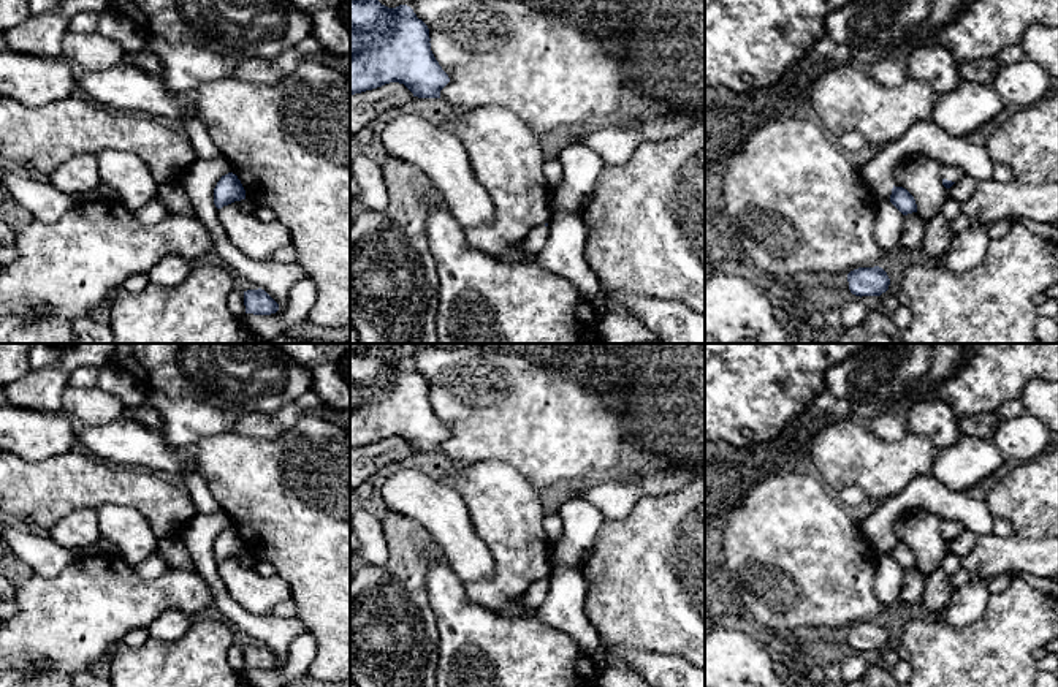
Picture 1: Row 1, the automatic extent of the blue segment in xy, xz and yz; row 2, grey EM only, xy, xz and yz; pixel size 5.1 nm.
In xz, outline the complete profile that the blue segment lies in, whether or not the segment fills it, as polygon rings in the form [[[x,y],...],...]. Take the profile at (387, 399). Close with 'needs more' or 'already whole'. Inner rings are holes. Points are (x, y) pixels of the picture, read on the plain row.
[[[350,355],[350,450],[399,437],[413,451],[440,453],[450,432],[429,396],[428,380],[410,361]]] | already whole

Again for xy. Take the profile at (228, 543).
[[[228,527],[220,532],[214,543],[214,559],[217,564],[234,556],[245,554],[245,545],[236,529]]] | already whole

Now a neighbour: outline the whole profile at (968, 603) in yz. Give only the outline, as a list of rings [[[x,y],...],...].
[[[971,579],[955,589],[949,606],[936,619],[950,627],[965,627],[984,614],[990,595],[987,581]]]

